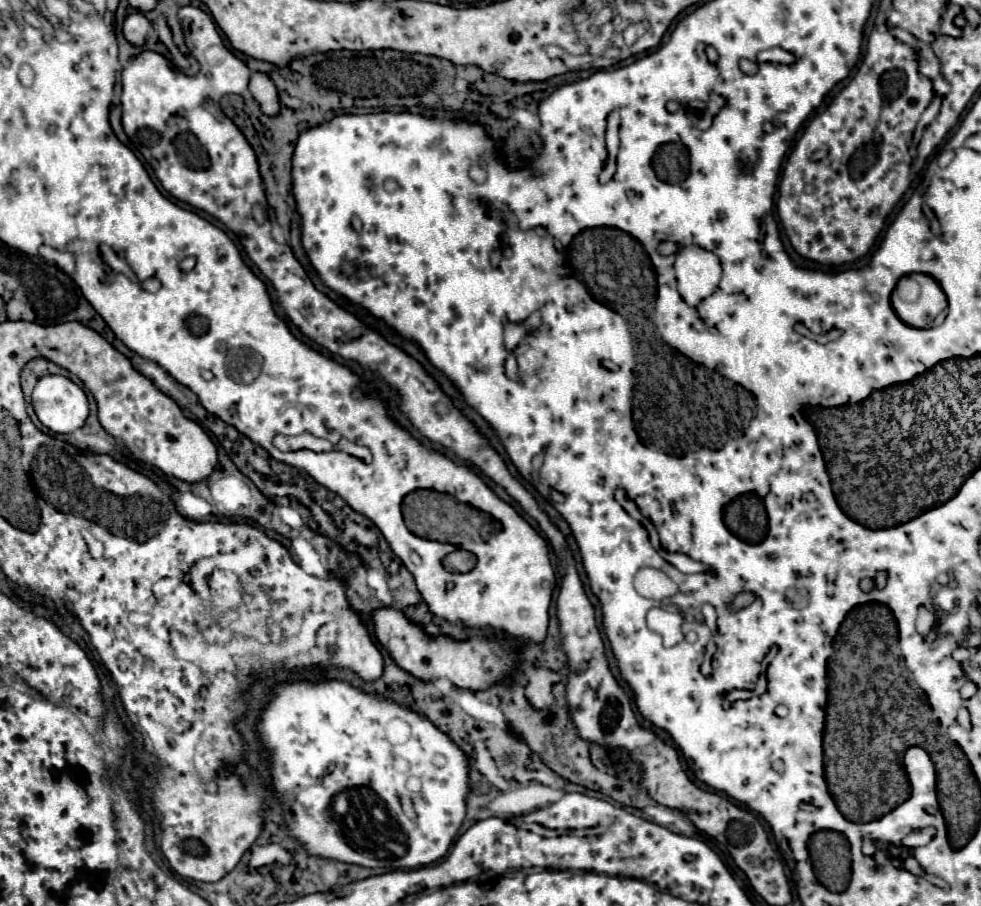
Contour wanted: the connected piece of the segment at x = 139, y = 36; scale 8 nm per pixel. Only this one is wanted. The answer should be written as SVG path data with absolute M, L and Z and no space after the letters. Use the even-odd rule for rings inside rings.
M132 13L124 21L124 37L134 47L142 47L146 43L148 31L150 31L150 21L142 13Z

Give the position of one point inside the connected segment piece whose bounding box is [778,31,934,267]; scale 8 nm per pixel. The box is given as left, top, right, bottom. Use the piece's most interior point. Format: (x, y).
(832, 210)

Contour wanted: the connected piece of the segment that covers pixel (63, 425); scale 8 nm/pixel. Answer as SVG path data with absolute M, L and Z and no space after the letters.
M46 375L32 393L32 407L52 433L74 433L90 413L86 393L62 375Z

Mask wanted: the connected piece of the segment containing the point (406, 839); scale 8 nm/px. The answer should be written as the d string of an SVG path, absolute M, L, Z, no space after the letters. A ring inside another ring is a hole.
M300 679L300 681L276 683L270 701L260 713L260 721L256 723L256 733L260 737L262 747L268 753L272 787L276 789L278 799L282 803L282 819L288 827L290 837L294 837L306 849L306 853L324 857L324 859L342 861L342 863L354 863L362 867L388 867L388 869L414 869L414 867L430 865L448 853L448 847L452 845L466 817L470 765L468 765L466 753L444 731L440 731L426 715L410 707L404 707L390 697L366 693L360 687L354 687L352 683L346 683L340 679L320 679L320 681Z

